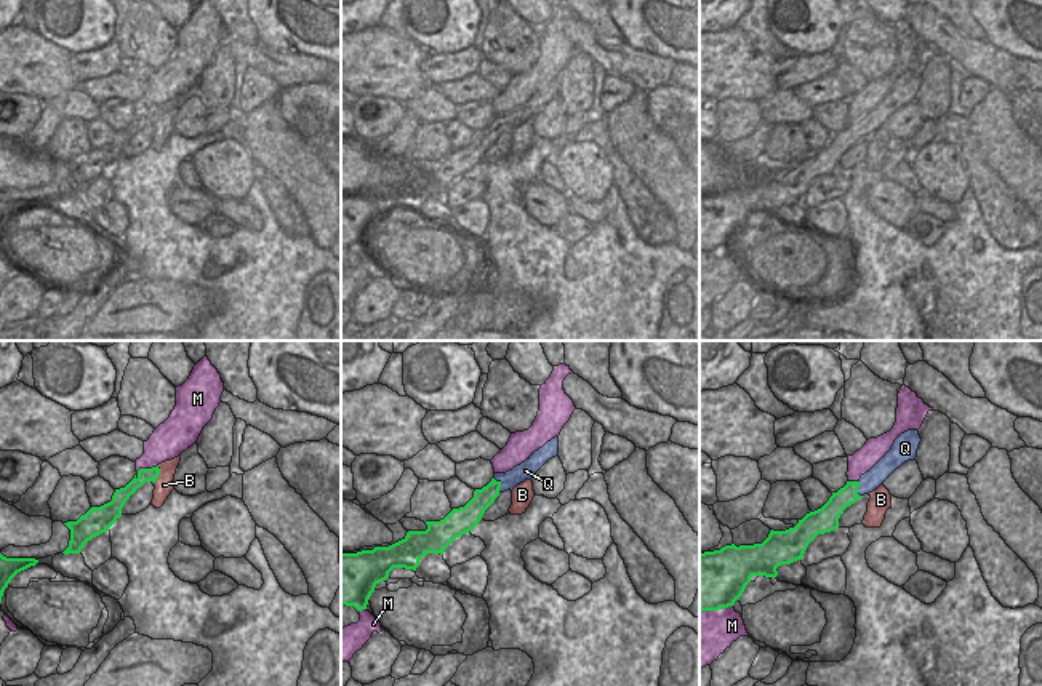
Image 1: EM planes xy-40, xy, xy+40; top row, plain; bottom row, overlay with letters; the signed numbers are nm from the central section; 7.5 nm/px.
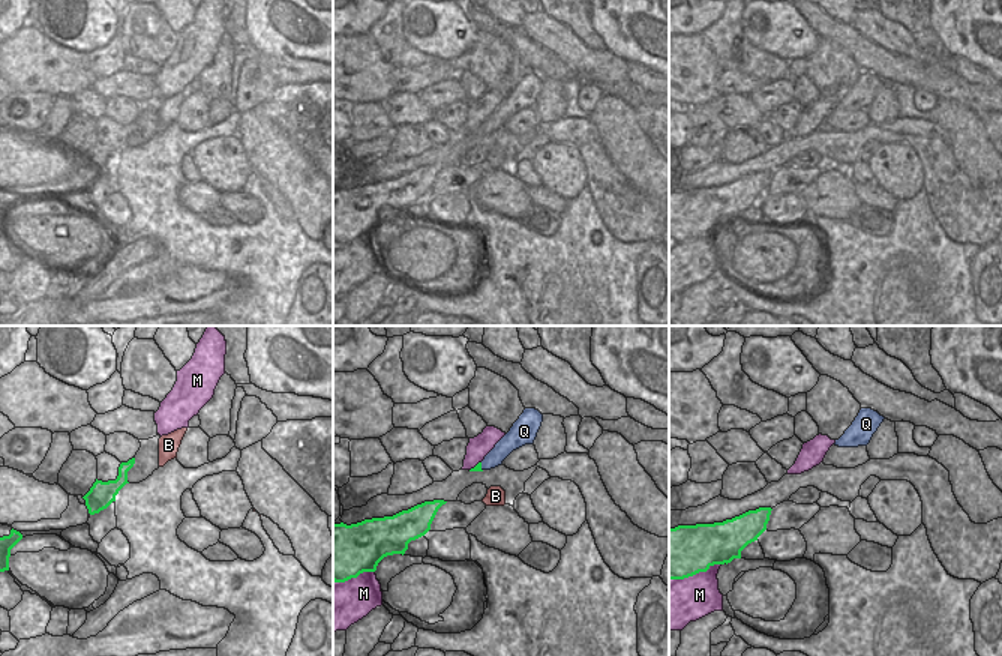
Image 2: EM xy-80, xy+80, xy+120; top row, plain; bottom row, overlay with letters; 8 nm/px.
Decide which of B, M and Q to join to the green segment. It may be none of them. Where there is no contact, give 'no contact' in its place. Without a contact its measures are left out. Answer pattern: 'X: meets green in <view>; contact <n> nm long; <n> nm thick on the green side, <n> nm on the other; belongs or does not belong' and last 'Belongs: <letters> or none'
B: meets green in xy-40; contact 150 nm long; 100 nm thick on the green side, 140 nm on the other; does not belong
M: meets green in xy-40; contact 180 nm long; 100 nm thick on the green side, 260 nm on the other; does not belong
Q: meets green in xy; contact 120 nm long; 150 nm thick on the green side, 140 nm on the other; belongs
Belongs: Q

